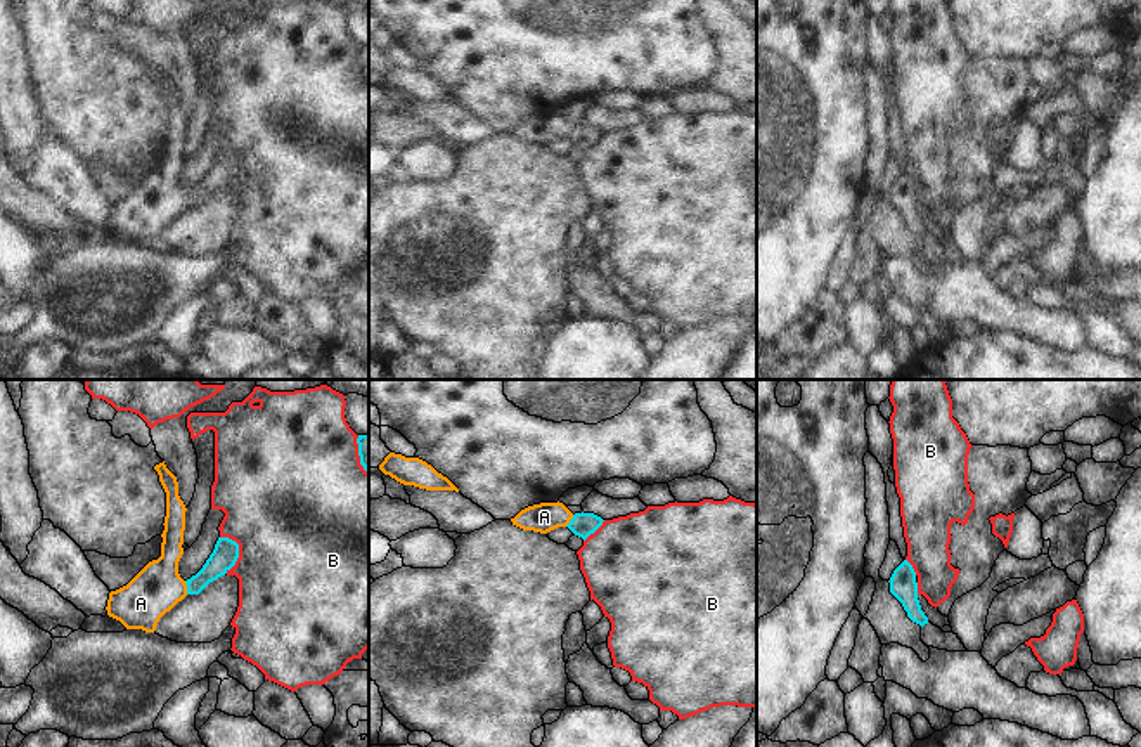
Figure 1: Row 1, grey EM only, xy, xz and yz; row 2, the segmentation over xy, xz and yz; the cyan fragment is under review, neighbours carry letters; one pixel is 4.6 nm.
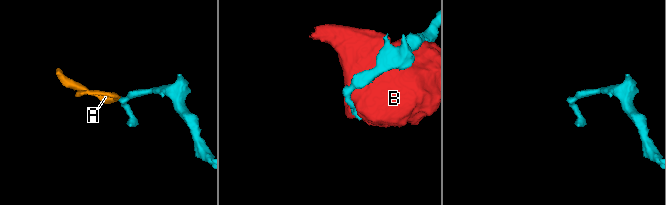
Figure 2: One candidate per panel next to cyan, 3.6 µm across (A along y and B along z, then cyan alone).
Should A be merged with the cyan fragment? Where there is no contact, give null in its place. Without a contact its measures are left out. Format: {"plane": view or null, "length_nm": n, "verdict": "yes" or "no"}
{"plane": "xy", "length_nm": 70, "verdict": "yes"}

